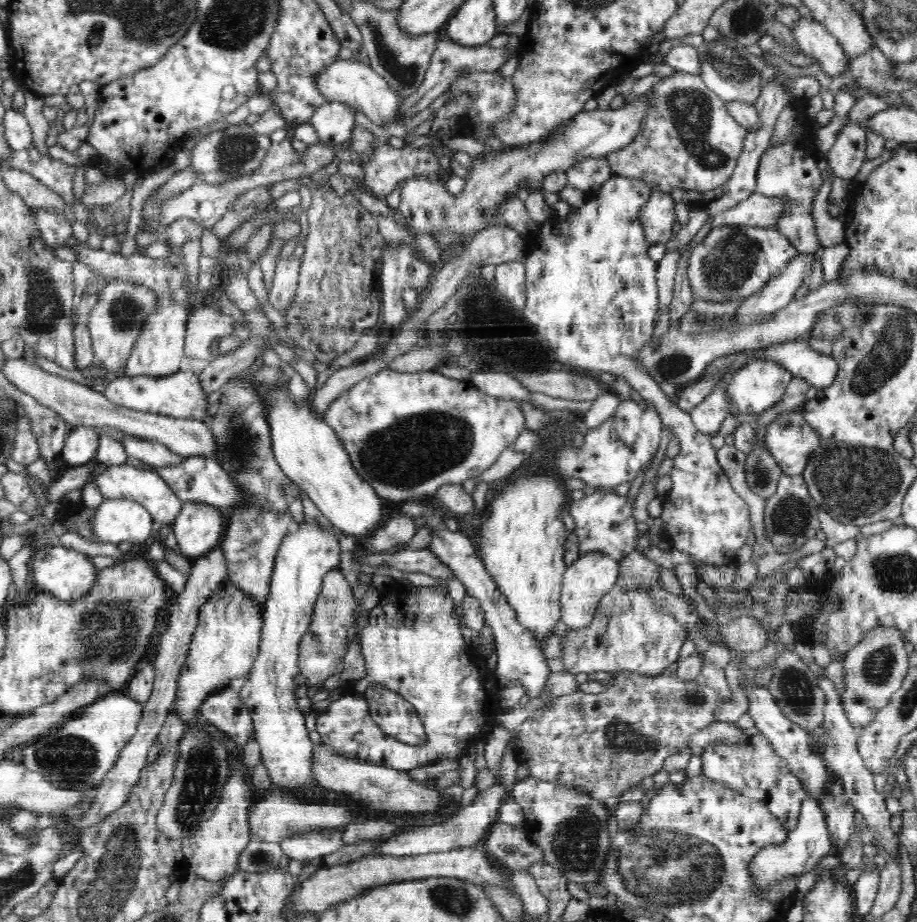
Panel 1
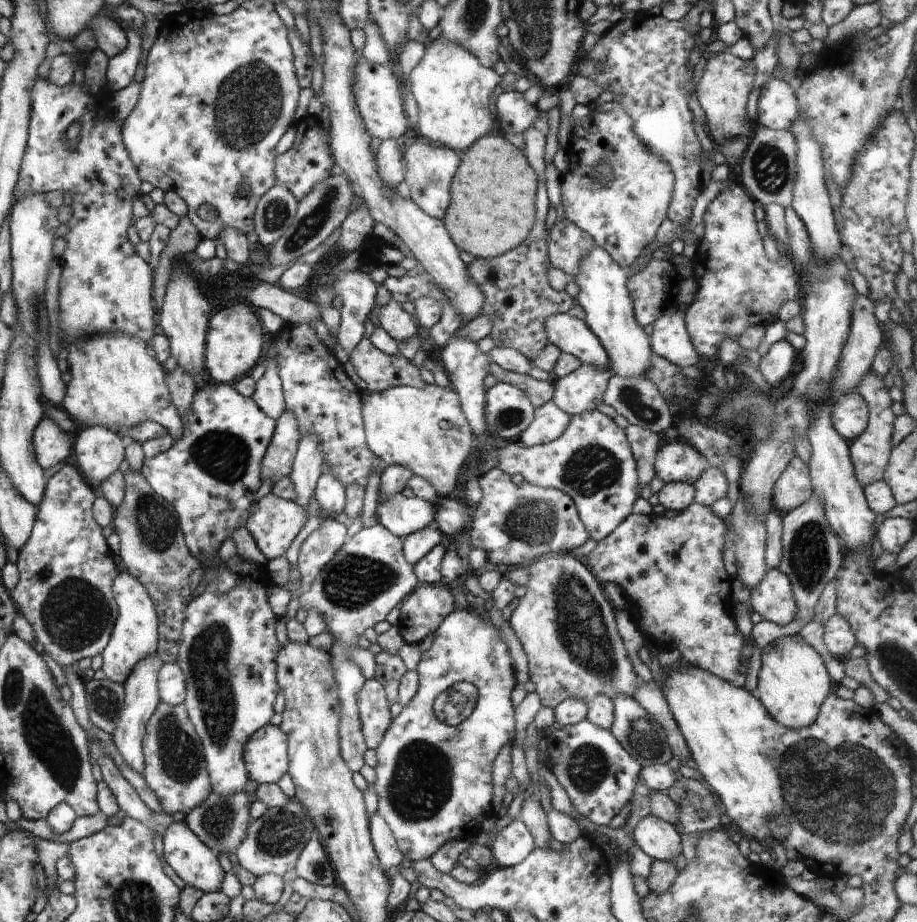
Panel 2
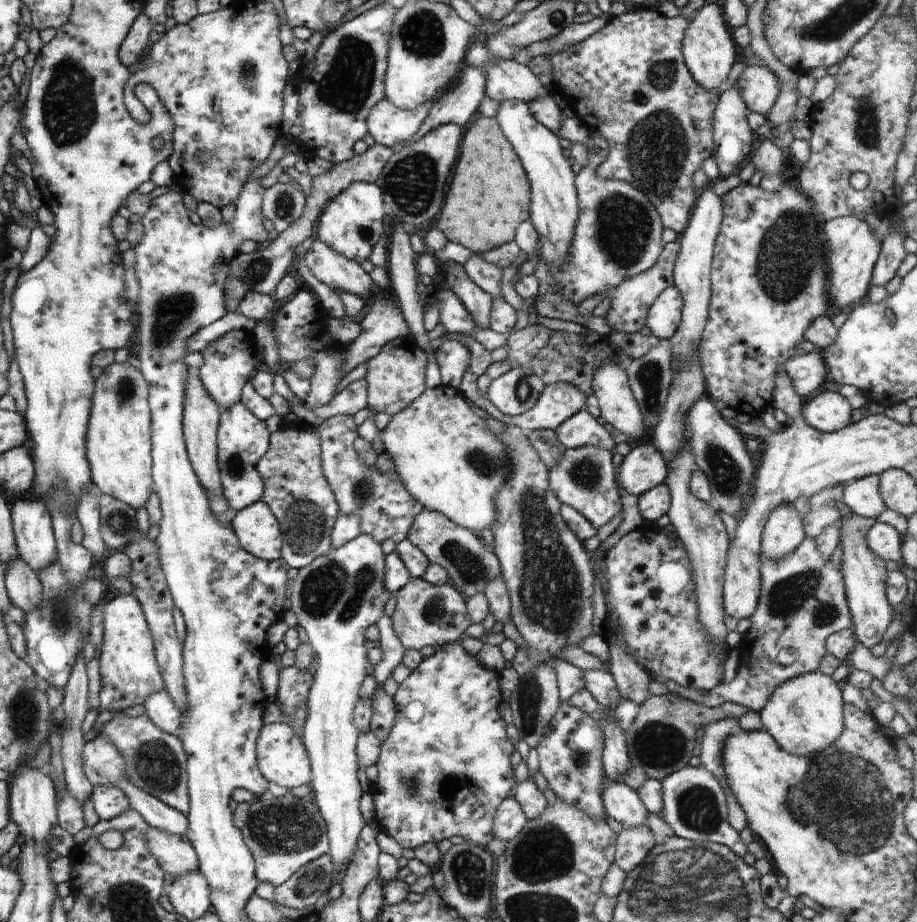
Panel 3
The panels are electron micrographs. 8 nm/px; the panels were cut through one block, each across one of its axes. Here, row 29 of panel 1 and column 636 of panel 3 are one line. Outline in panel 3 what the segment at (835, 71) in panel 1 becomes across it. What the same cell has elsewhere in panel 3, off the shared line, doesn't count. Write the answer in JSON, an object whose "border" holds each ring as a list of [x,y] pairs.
{"border":[[[608,777],[604,778],[602,788],[604,788],[602,802],[608,816],[612,816],[624,828],[647,826],[650,812],[635,790],[625,783],[614,782]]]}

